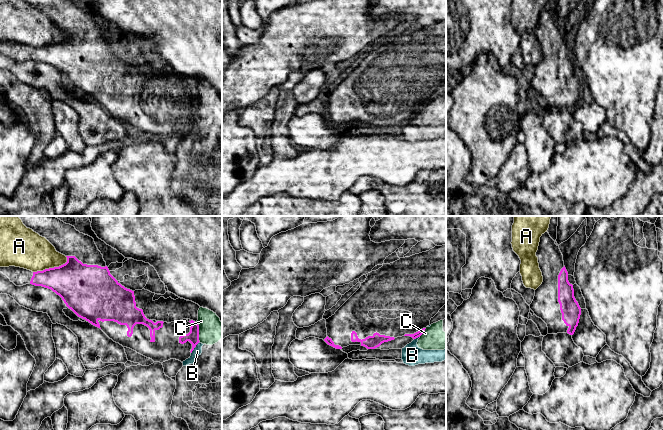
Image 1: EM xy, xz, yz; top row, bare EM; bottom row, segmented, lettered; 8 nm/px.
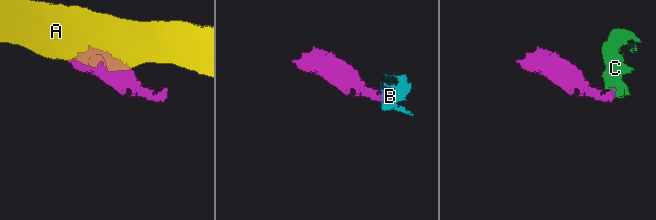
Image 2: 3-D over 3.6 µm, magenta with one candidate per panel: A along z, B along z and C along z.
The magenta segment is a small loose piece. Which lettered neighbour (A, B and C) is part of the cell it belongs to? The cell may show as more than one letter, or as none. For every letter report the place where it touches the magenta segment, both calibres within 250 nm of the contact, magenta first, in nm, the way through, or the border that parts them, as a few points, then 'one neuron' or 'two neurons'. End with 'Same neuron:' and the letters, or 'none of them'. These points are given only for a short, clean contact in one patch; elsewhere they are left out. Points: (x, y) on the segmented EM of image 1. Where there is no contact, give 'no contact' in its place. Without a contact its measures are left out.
A: xy (51, 268) | 340/300 nm | two neurons
B: xy (195, 346) | 100/70 nm | along xy (199, 341), (191, 353) | two neurons
C: xy (198, 331) | 100/200 nm | along xy (196, 321), (200, 341) | two neurons
Same neuron: none of them

